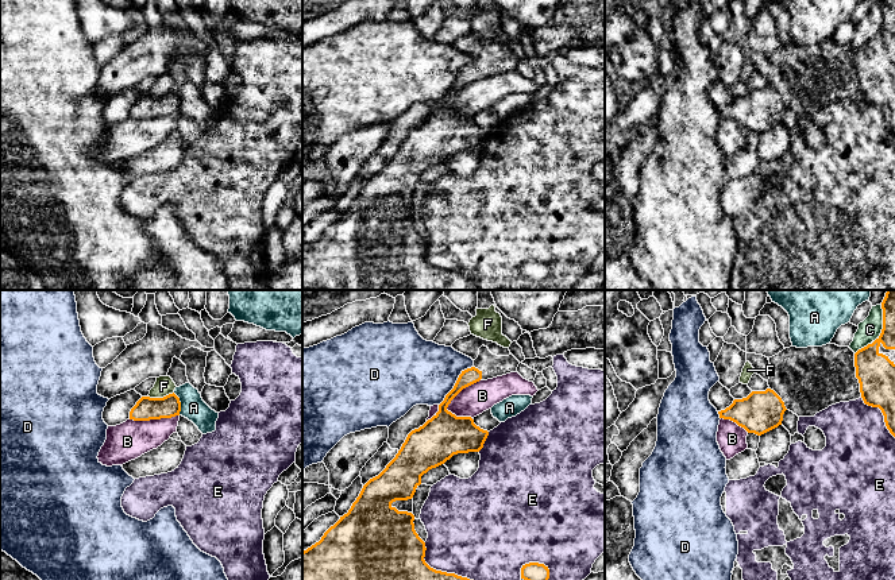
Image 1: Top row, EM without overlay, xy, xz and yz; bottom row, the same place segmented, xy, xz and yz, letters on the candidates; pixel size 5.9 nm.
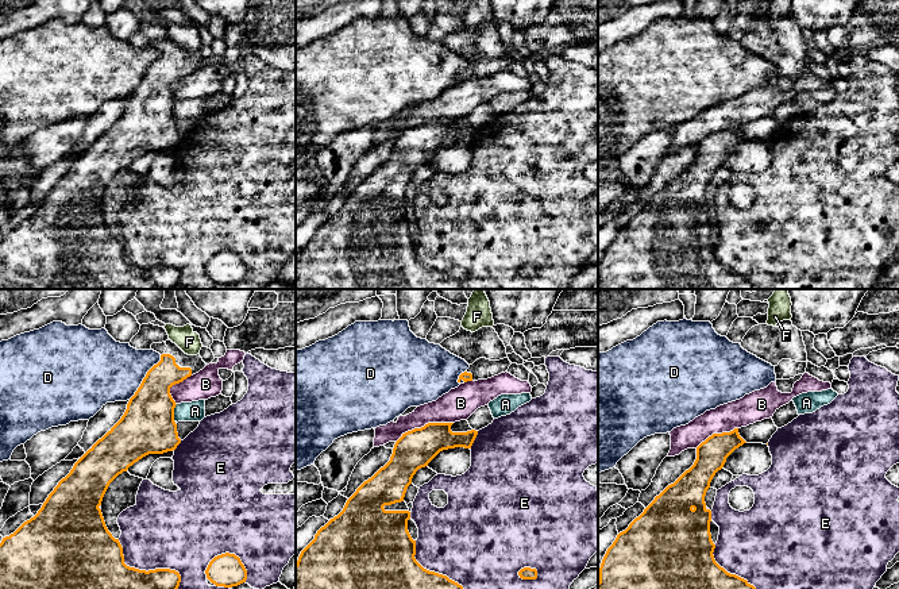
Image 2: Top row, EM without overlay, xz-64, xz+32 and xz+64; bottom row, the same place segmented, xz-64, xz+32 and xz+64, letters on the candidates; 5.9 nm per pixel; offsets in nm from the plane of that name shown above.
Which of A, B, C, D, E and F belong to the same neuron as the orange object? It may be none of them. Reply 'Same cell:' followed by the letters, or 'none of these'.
Same cell: none of these

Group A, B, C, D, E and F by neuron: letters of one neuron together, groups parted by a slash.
A / B / C F / D / E

